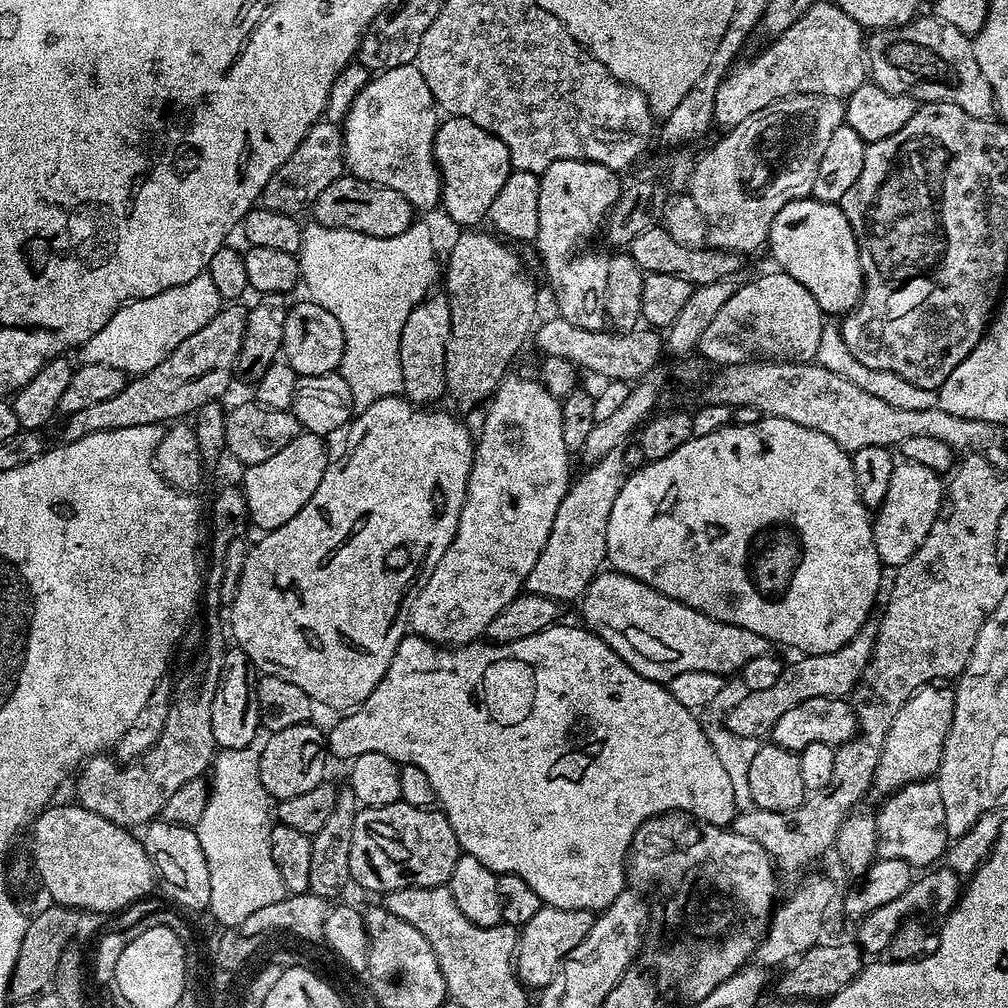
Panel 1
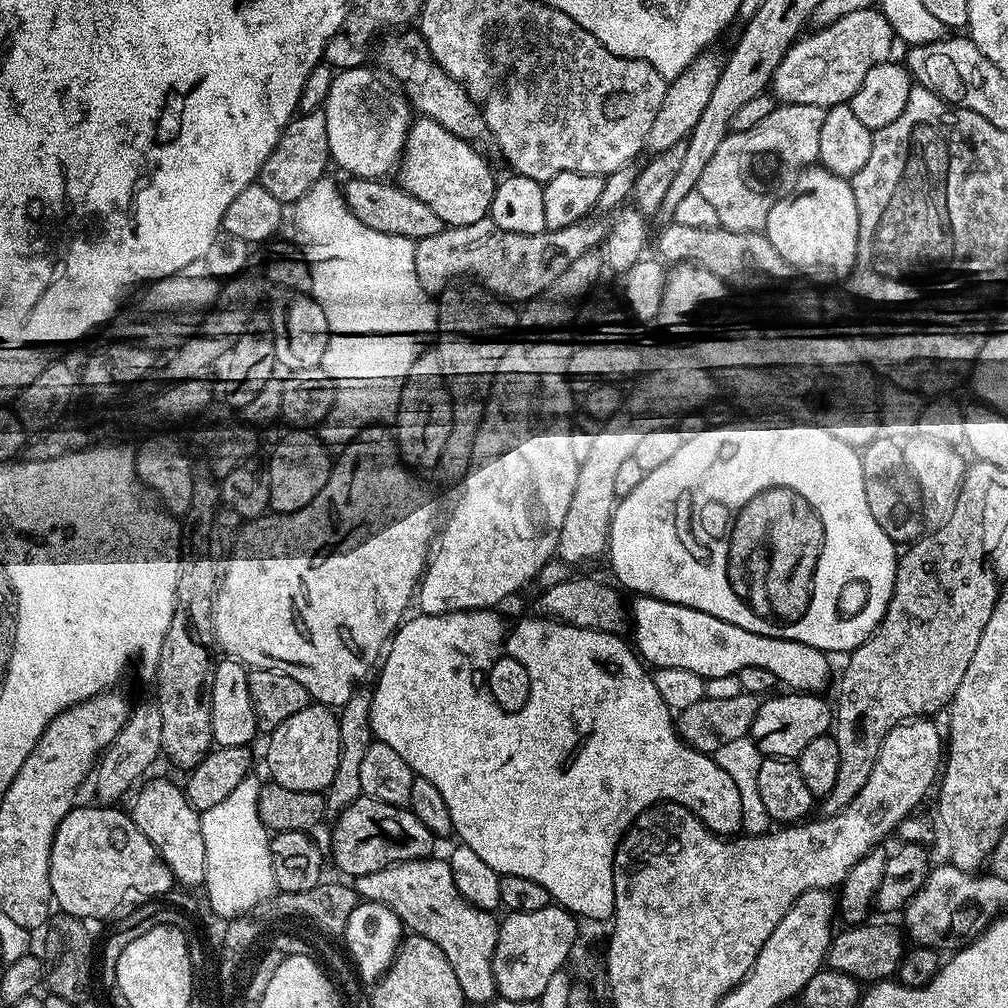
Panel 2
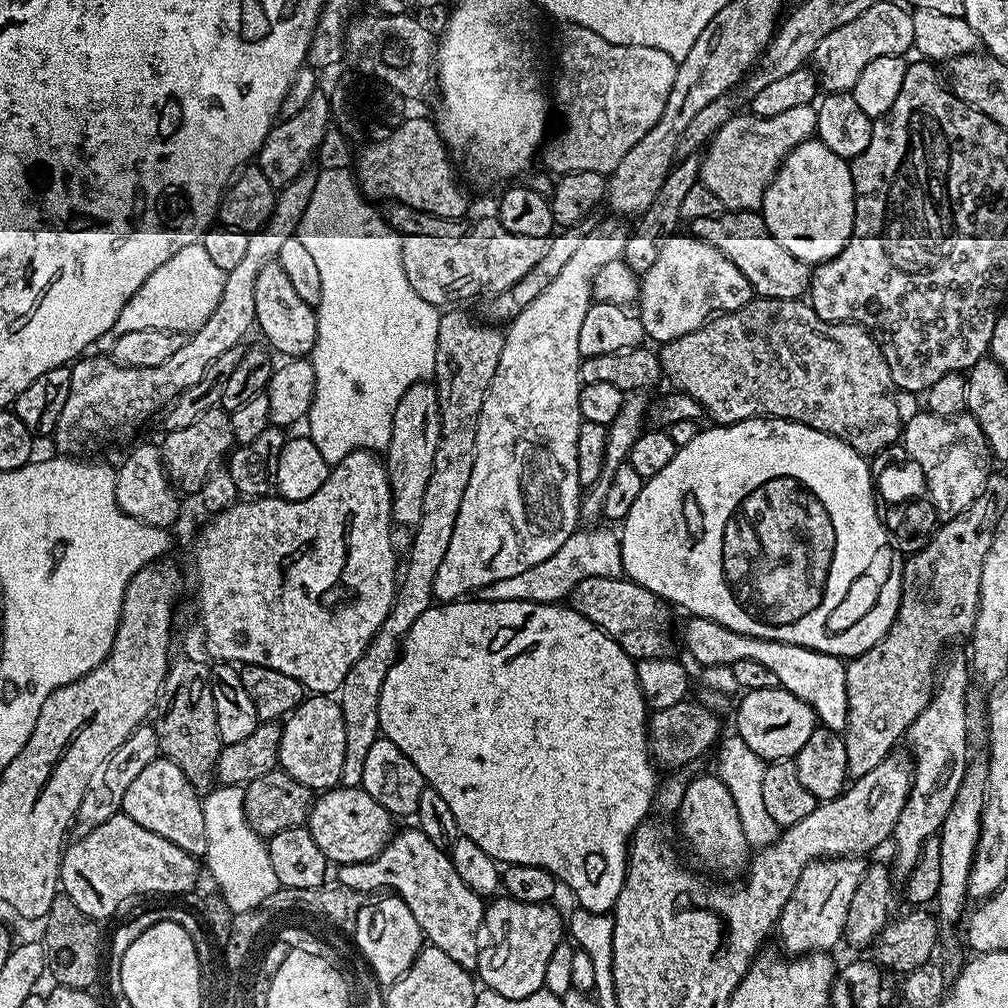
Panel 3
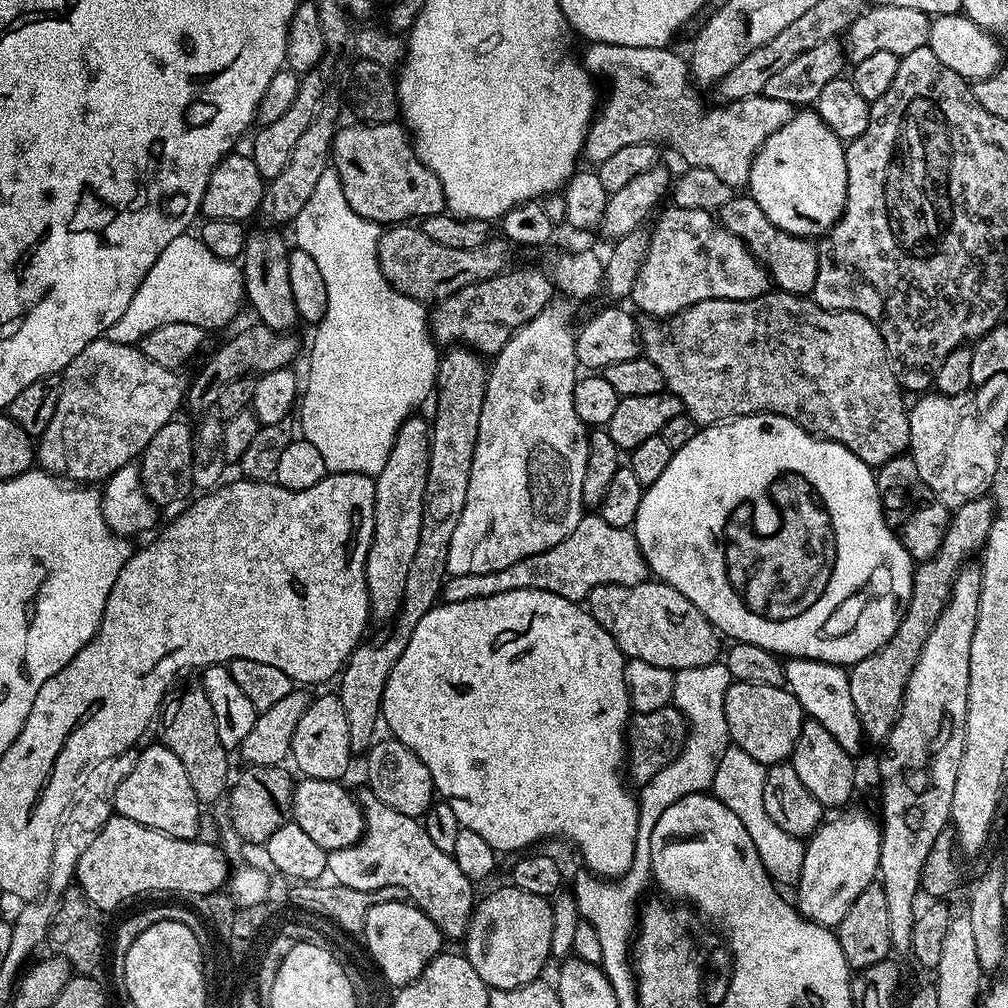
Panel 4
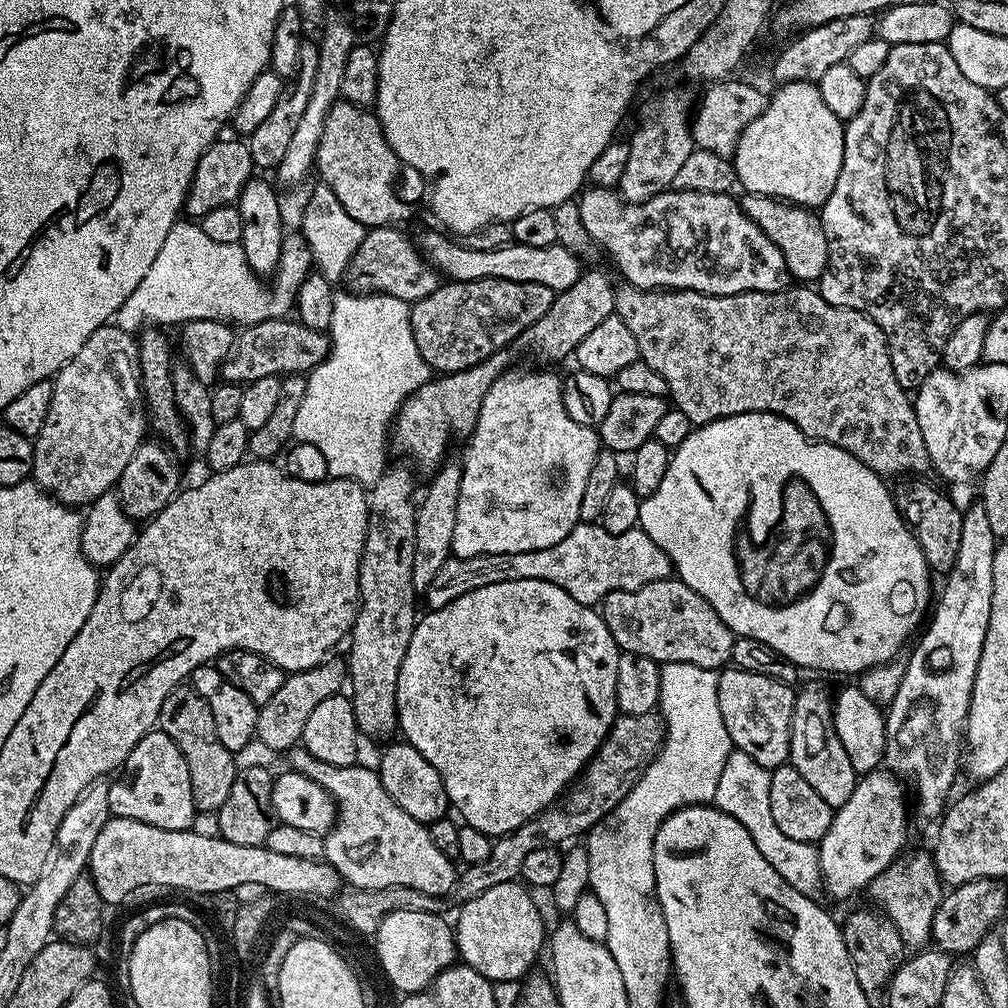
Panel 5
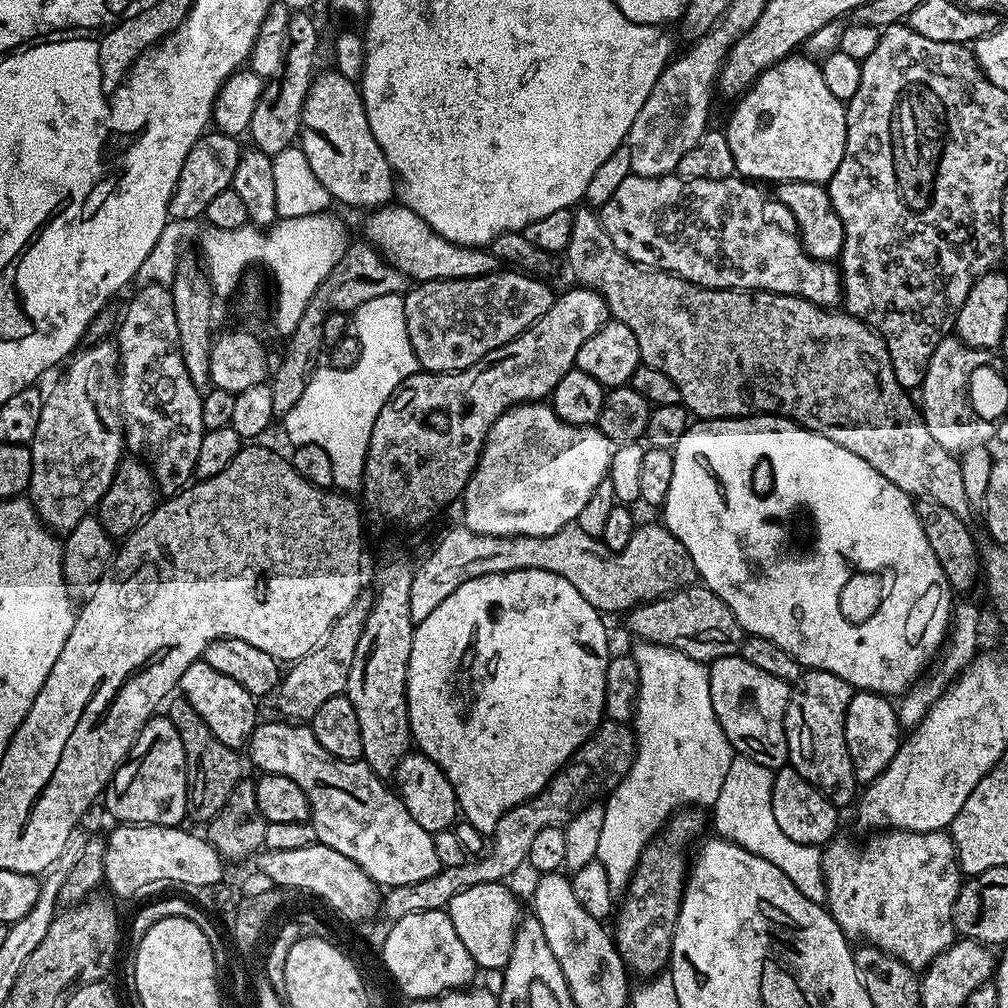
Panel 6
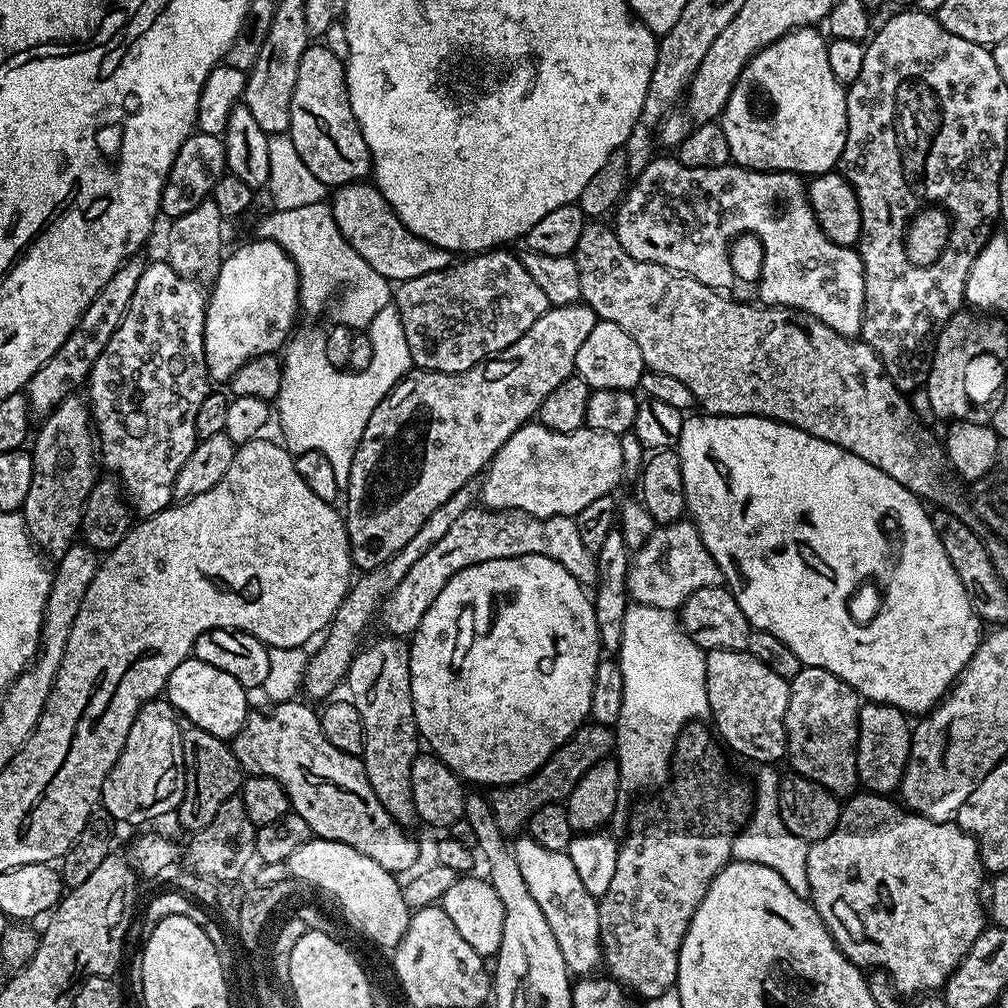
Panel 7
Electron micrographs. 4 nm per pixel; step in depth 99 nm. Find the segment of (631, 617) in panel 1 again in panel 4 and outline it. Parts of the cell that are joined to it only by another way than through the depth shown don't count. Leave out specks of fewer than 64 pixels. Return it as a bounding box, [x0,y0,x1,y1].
[784,658,866,754]

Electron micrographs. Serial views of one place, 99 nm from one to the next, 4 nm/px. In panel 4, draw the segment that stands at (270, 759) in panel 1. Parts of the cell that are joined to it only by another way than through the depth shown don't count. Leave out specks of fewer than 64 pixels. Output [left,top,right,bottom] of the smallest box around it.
[291,695,354,781]

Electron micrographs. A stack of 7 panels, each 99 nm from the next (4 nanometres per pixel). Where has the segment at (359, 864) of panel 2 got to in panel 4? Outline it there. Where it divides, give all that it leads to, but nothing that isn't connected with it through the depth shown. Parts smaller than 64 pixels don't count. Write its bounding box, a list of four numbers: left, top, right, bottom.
[291,776,364,853]

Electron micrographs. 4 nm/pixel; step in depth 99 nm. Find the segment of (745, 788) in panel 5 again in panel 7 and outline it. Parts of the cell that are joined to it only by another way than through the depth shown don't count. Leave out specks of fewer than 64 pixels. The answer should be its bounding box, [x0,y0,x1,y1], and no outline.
[732,764,810,897]

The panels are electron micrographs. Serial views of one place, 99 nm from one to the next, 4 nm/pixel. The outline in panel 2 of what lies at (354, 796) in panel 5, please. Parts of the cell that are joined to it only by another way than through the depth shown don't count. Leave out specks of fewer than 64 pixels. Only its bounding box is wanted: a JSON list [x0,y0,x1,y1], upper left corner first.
[355,859,500,1005]

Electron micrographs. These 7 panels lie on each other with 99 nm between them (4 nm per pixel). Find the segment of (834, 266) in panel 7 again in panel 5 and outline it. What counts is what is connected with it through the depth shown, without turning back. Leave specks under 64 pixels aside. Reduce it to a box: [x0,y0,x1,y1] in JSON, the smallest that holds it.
[578,186,790,296]

